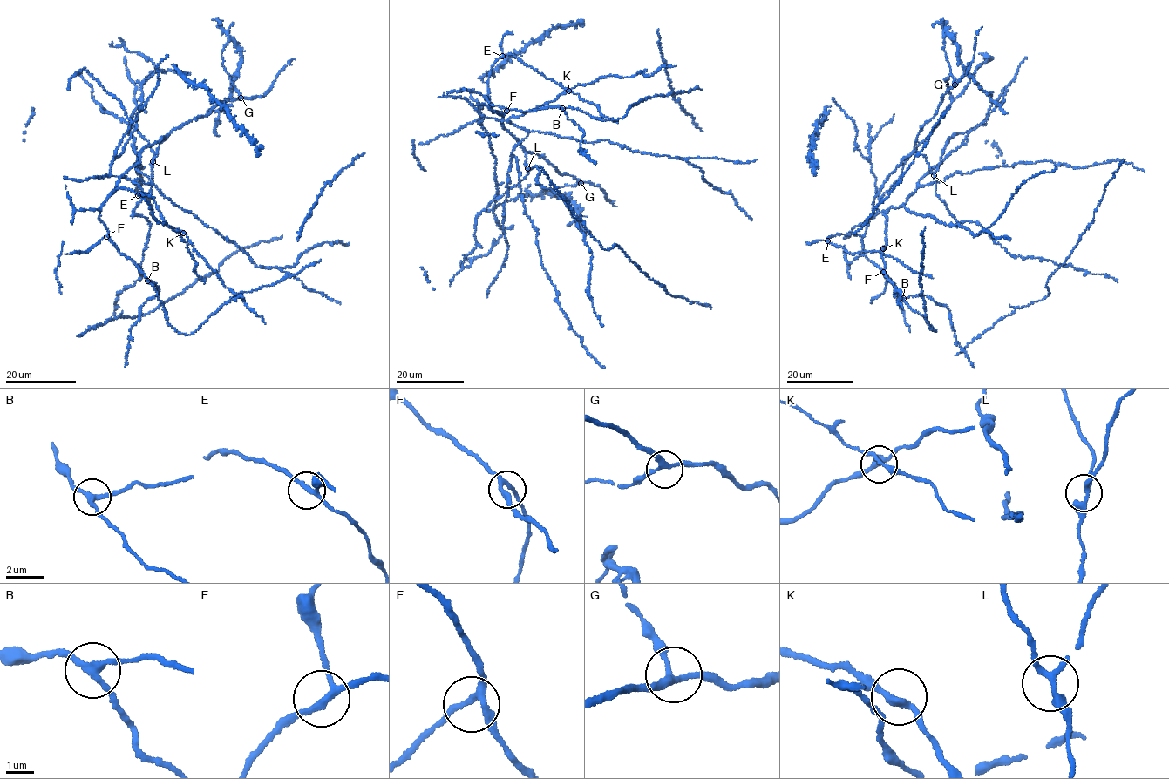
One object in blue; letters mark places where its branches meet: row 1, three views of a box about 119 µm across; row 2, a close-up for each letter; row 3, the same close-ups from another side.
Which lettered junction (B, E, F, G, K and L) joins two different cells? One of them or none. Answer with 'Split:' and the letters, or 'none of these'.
Split: none of these

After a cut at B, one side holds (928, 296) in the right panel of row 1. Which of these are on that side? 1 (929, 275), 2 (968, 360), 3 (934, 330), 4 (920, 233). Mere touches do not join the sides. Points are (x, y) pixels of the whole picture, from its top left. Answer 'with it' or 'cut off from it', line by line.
1: cut off from it
2: with it
3: with it
4: with it

